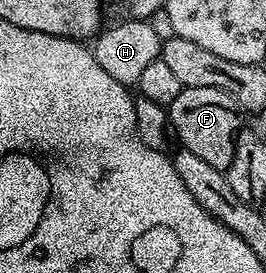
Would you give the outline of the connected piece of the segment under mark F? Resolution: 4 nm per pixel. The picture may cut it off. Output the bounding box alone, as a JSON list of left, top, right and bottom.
[169,87,245,173]

